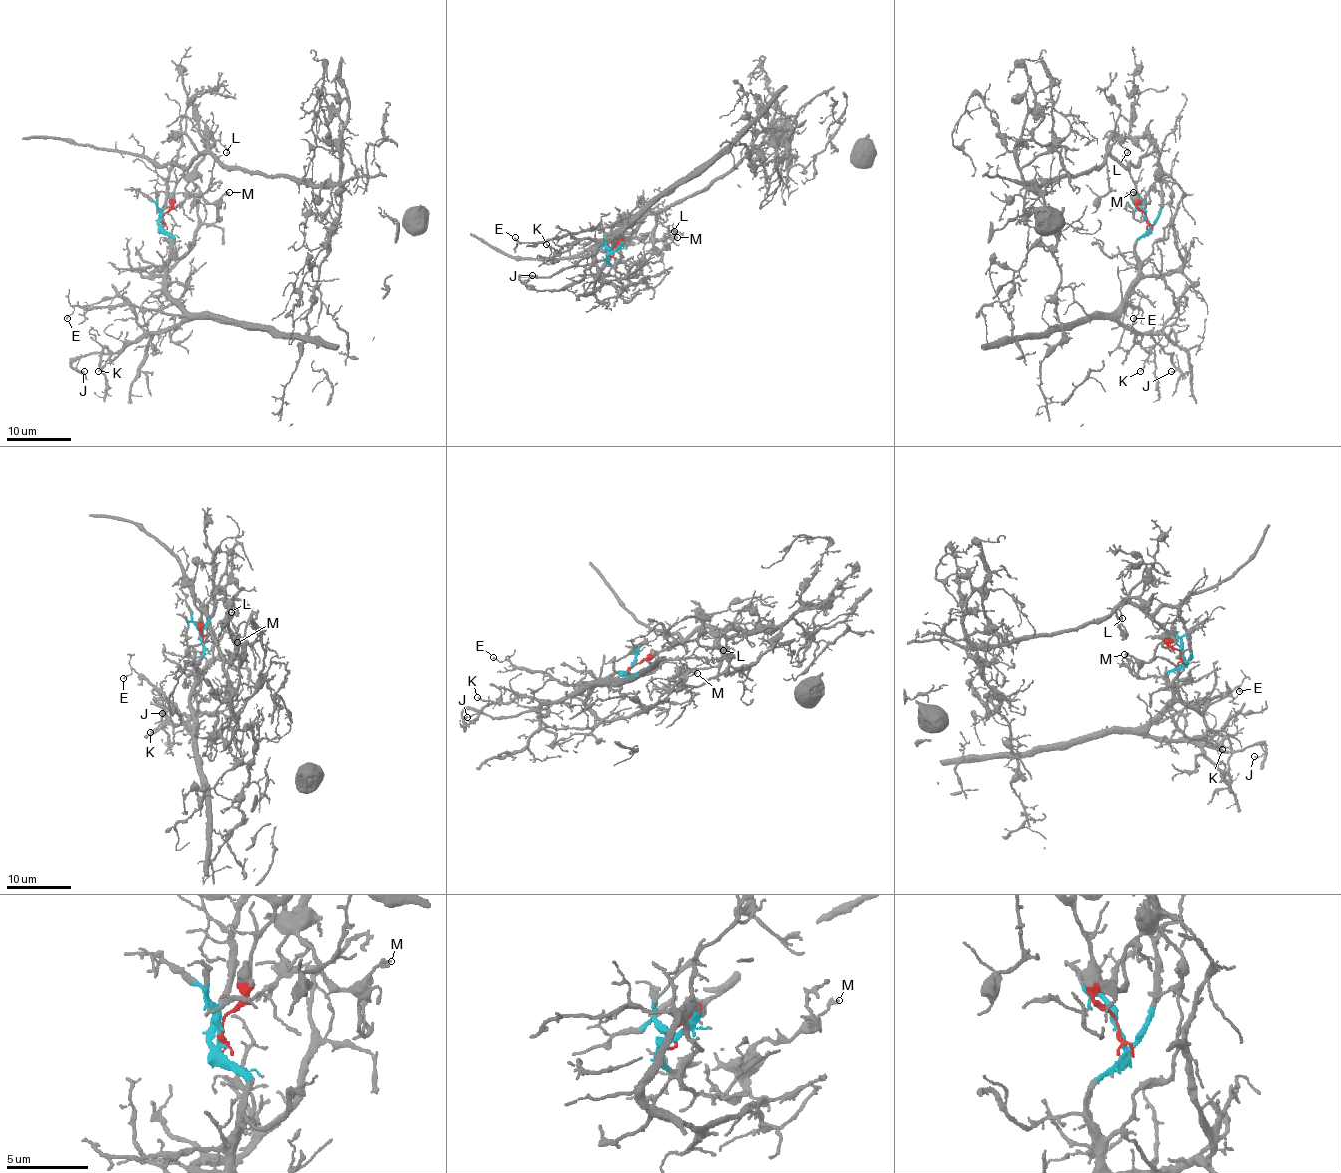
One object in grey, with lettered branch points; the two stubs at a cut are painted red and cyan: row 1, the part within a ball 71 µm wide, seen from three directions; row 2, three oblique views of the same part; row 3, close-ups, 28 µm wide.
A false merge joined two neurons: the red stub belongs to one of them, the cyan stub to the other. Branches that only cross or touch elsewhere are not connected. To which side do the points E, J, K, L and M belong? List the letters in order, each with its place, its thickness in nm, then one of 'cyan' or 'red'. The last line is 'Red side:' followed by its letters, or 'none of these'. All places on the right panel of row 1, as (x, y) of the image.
E: (1133, 318) | 120 nm | cyan
J: (1171, 371) | 100 nm | cyan
K: (1140, 371) | 130 nm | cyan
L: (1127, 152) | 130 nm | red
M: (1133, 192) | 240 nm | red
Red side: L, M

